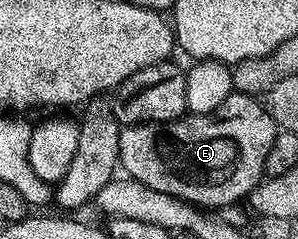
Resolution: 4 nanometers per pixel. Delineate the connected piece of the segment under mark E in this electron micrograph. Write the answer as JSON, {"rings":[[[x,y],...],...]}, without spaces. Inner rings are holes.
{"rings":[[[232,93],[224,105],[212,109],[212,113],[187,113],[170,123],[138,123],[134,127],[122,127],[118,162],[129,178],[148,185],[148,189],[175,195],[202,209],[221,209],[229,203],[245,200],[262,182],[268,149],[272,149],[272,141],[276,141],[279,130],[270,112],[255,96]]]}

